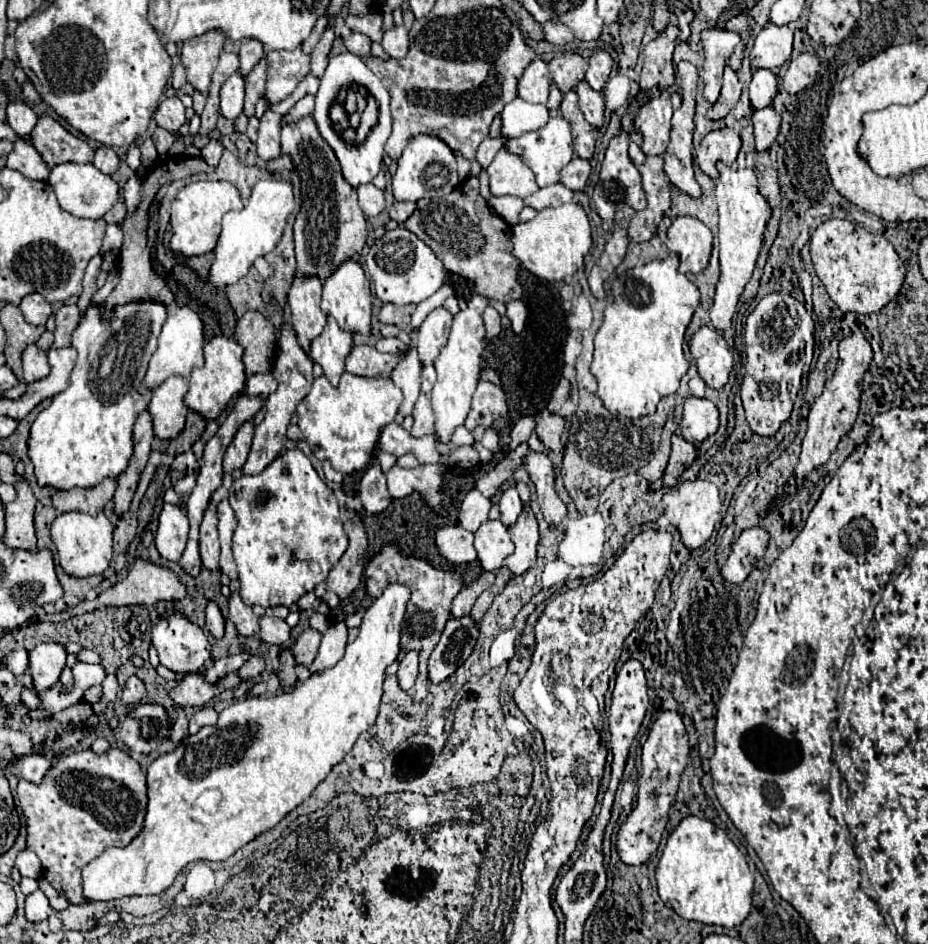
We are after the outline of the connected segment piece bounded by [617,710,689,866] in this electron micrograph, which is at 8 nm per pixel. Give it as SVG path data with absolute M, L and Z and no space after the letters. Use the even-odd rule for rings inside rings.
M667 710L655 720L647 736L647 742L643 744L637 806L633 808L633 812L629 814L629 818L625 820L625 824L617 834L617 852L625 864L633 864L633 866L643 864L657 852L661 834L667 824L671 802L677 794L677 786L687 764L687 756L689 756L689 744L687 744L687 732L683 720L677 712Z

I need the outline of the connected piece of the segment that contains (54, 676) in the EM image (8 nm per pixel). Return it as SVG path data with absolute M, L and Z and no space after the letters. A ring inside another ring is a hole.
M57 642L39 644L29 652L29 668L35 682L35 694L43 694L59 680L65 668L65 660L67 650L63 644Z

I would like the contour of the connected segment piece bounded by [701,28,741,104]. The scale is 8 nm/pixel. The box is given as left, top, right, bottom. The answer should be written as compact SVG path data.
M713 28L713 30L705 30L701 34L701 40L703 40L703 52L705 52L705 64L701 70L701 78L705 82L703 96L713 104L720 96L725 64L741 38L737 32Z

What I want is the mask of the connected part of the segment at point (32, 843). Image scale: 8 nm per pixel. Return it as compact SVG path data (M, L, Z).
M109 748L101 756L93 750L79 750L61 756L45 774L43 784L35 786L21 780L19 804L27 818L27 848L39 856L43 864L43 876L61 896L69 900L69 904L79 906L87 902L83 898L83 866L103 854L107 846L127 846L127 842L131 842L143 828L143 818L147 812L147 778L139 762L119 748Z

